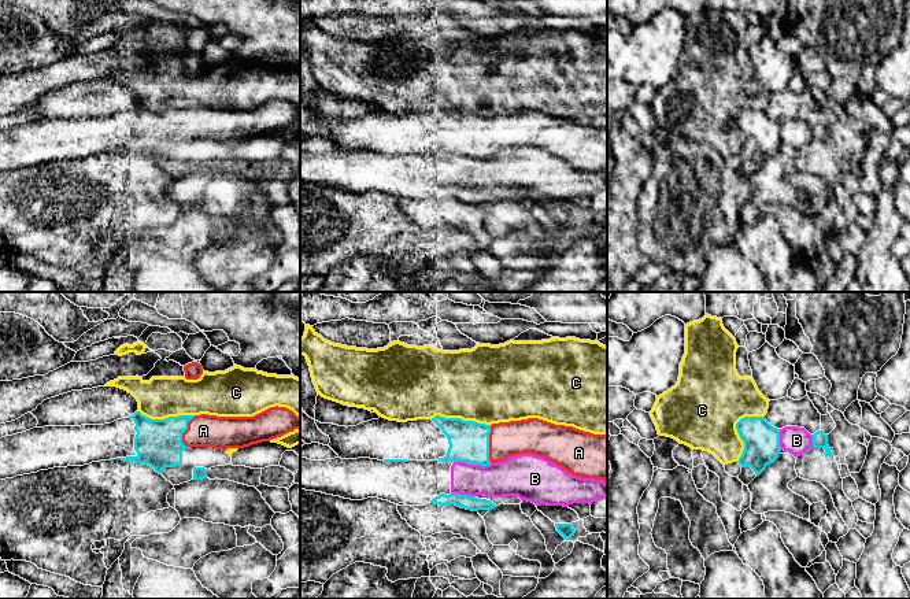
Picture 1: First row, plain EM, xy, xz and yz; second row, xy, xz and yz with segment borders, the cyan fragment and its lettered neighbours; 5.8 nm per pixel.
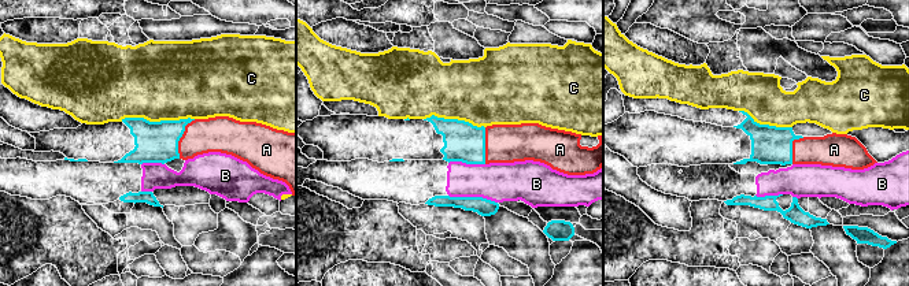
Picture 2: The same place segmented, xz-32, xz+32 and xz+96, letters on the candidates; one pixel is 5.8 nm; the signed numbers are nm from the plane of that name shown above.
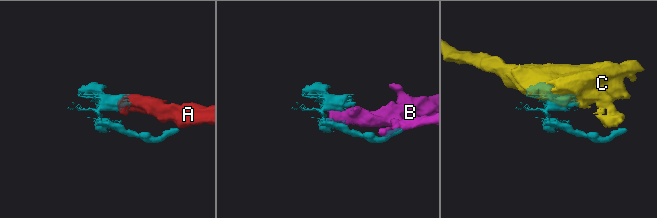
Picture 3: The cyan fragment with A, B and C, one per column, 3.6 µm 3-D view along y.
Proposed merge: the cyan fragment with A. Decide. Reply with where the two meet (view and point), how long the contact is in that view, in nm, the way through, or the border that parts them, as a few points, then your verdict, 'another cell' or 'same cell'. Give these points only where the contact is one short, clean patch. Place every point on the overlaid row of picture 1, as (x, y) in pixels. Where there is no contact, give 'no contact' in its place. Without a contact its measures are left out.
meets cyan in xz at (488, 444); contact 220 nm long; runs through xz (469, 442), (488, 444), (526, 436); same cell

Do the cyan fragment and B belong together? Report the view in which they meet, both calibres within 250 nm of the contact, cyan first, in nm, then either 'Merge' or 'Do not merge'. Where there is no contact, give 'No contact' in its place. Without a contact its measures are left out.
Touches cyan in xz. Thickness 240 nm (cyan) against 220 nm. Do not merge

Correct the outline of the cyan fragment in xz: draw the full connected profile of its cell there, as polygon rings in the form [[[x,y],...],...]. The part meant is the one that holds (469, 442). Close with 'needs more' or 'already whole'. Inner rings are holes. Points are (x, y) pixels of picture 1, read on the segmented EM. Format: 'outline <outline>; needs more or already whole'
outline [[[382,417],[356,426],[339,426],[315,421],[318,429],[330,439],[328,444],[341,459],[370,458],[384,462],[433,462],[451,461],[488,466],[508,456],[533,454],[543,456],[573,476],[604,480],[607,484],[607,435],[593,435],[573,426],[555,425],[539,418],[499,422],[492,425],[444,418],[407,422]]]; needs more

